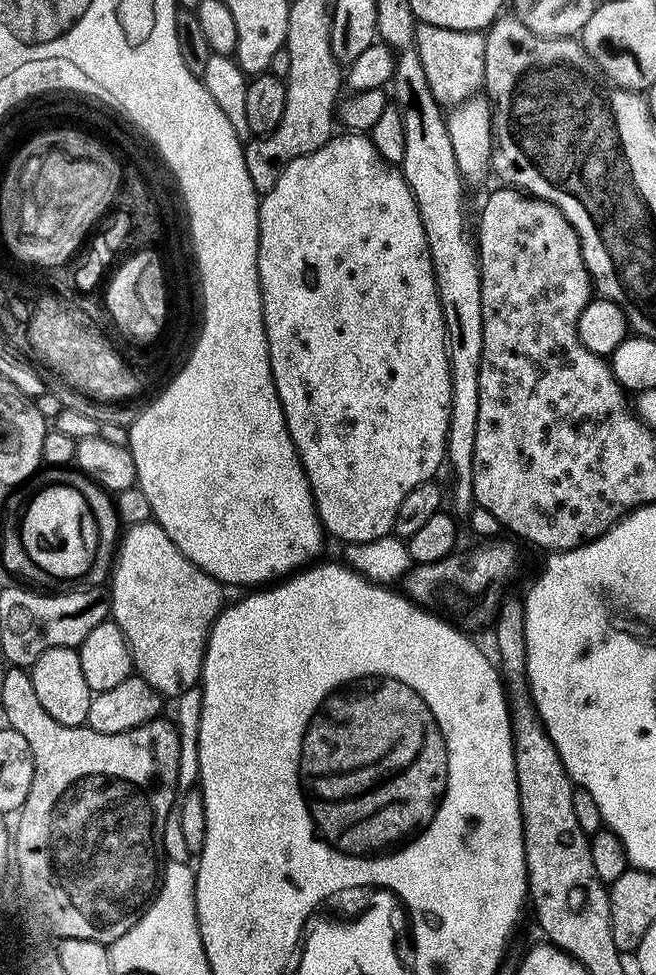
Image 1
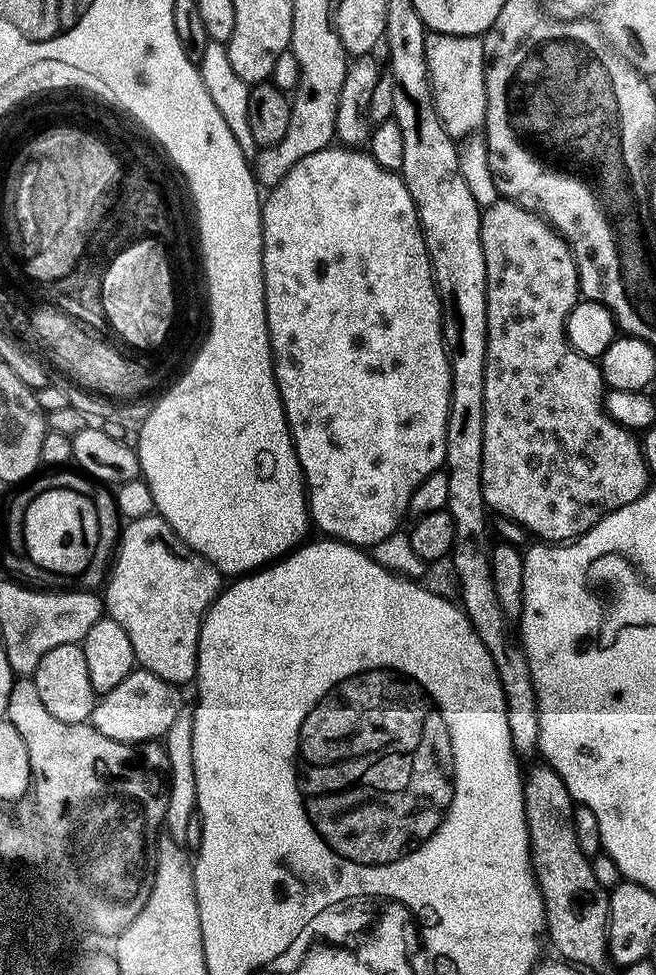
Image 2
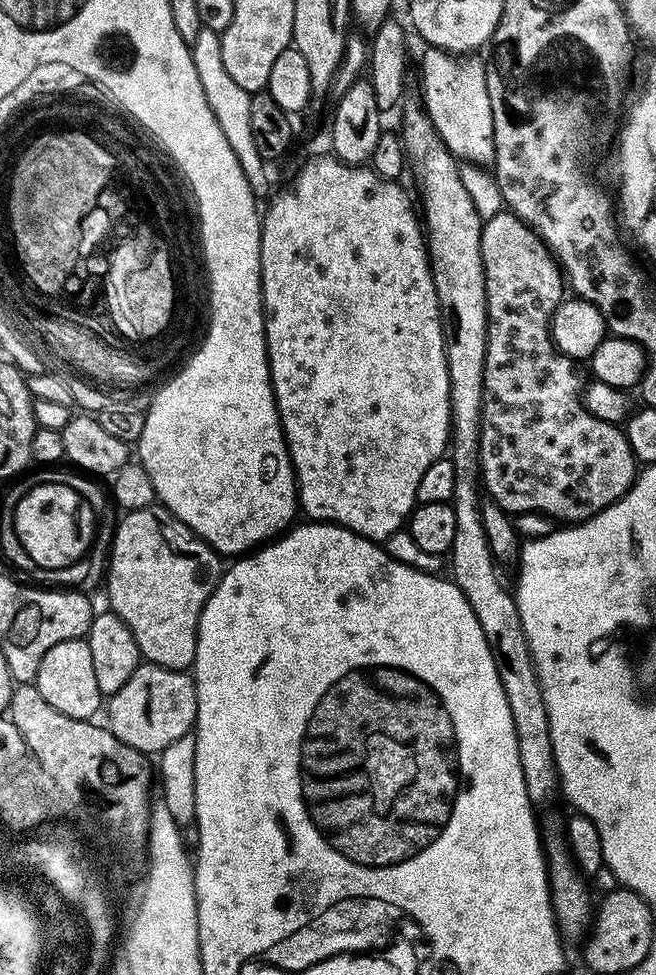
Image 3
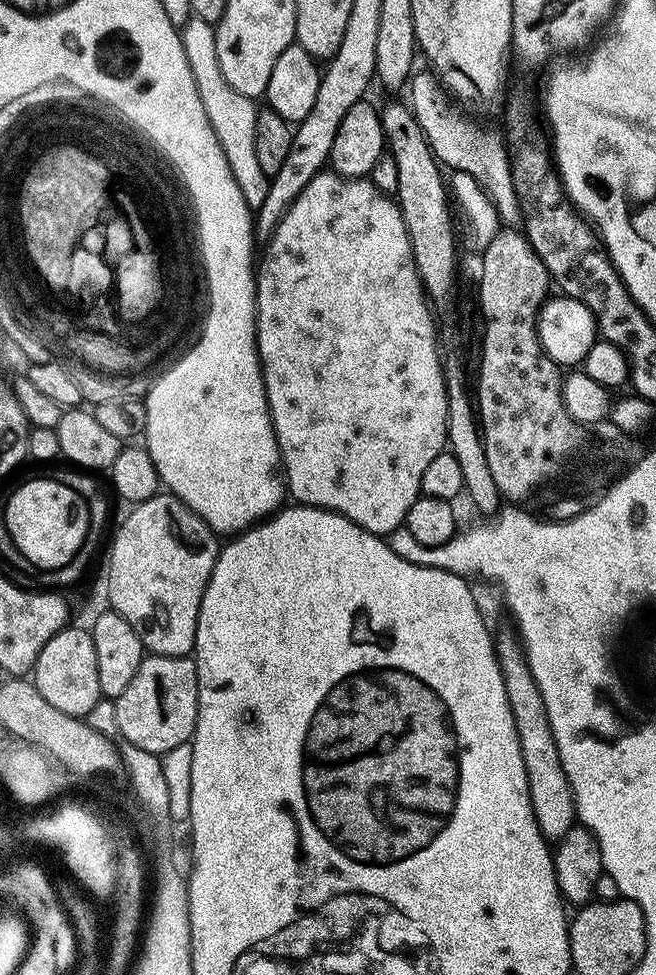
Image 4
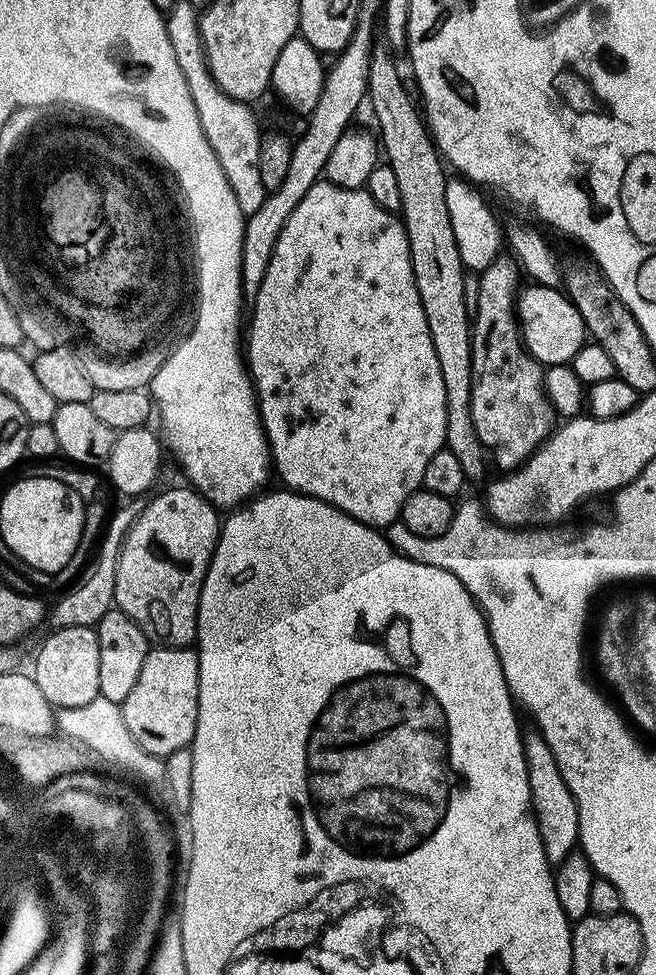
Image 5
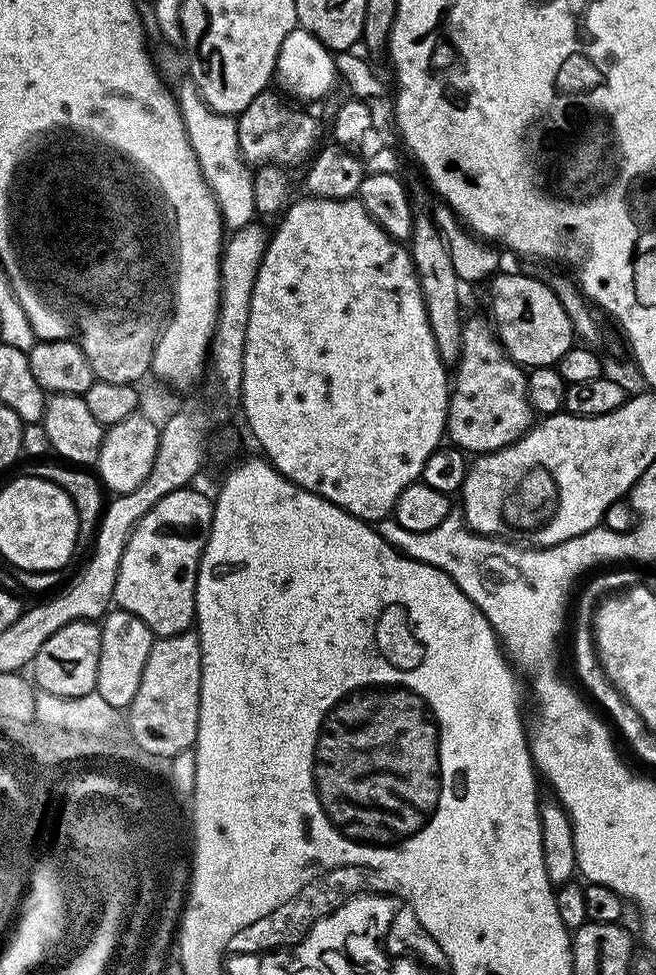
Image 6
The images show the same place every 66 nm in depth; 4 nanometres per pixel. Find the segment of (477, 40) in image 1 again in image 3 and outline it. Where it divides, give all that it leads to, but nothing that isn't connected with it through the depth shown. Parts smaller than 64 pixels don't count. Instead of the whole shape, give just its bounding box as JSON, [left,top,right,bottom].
[420,46,496,166]

